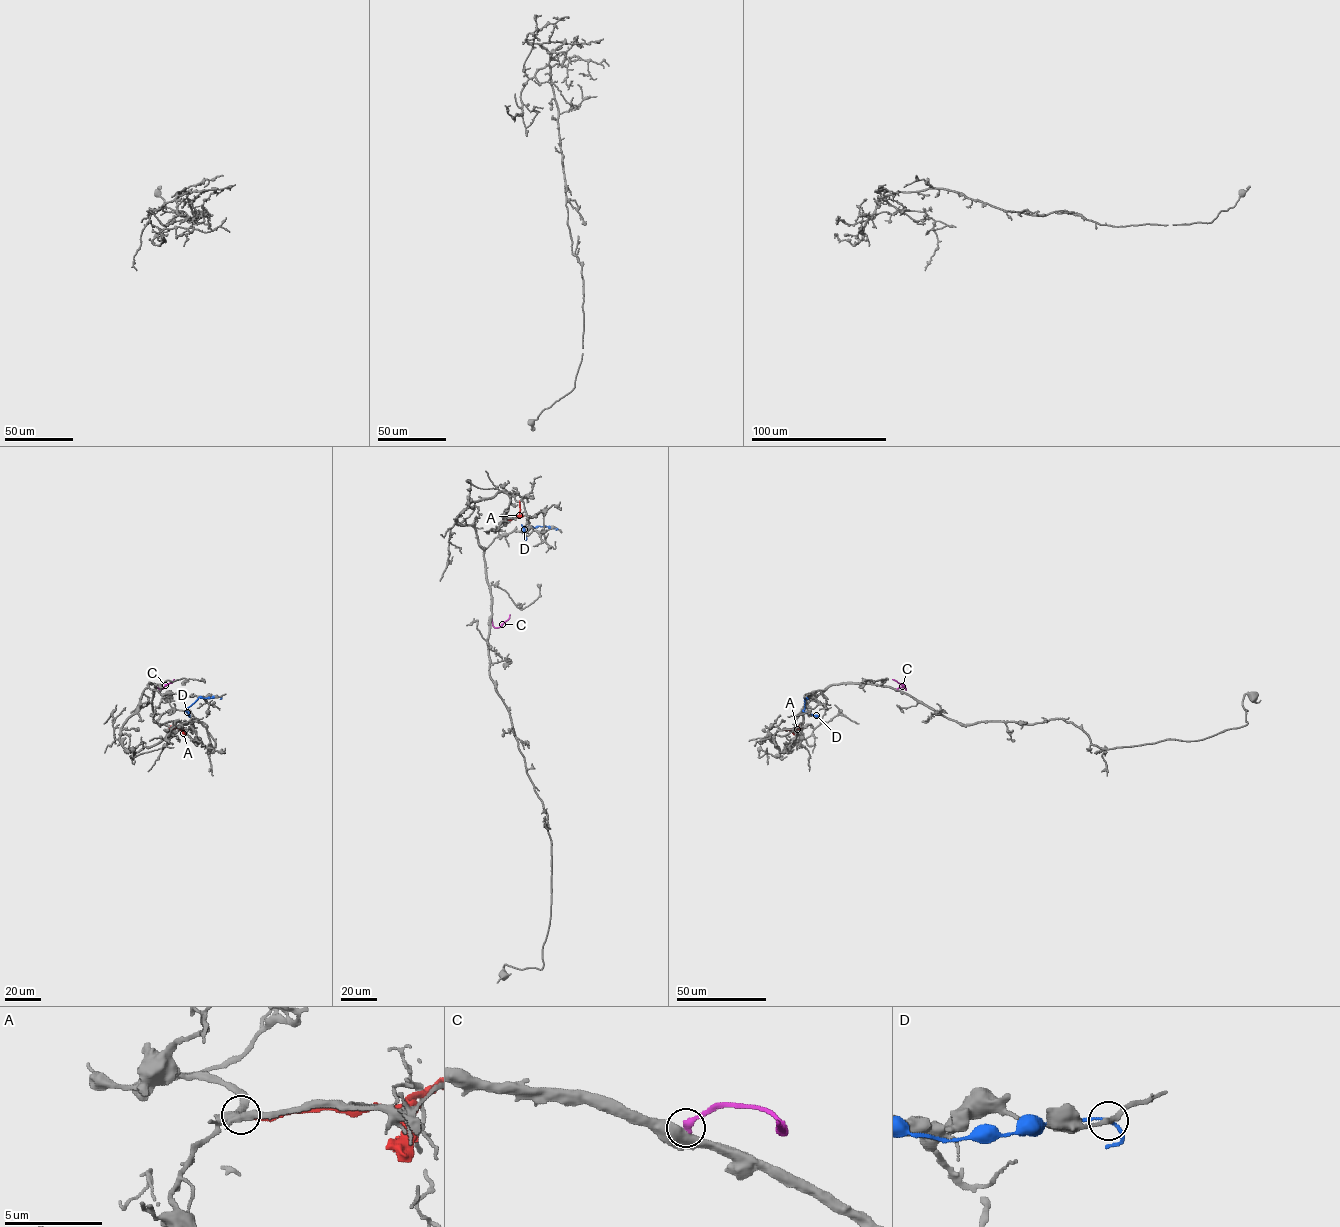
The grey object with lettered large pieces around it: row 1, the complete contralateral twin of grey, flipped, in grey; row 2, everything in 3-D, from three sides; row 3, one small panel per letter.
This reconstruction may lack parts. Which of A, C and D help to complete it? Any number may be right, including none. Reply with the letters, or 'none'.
none

